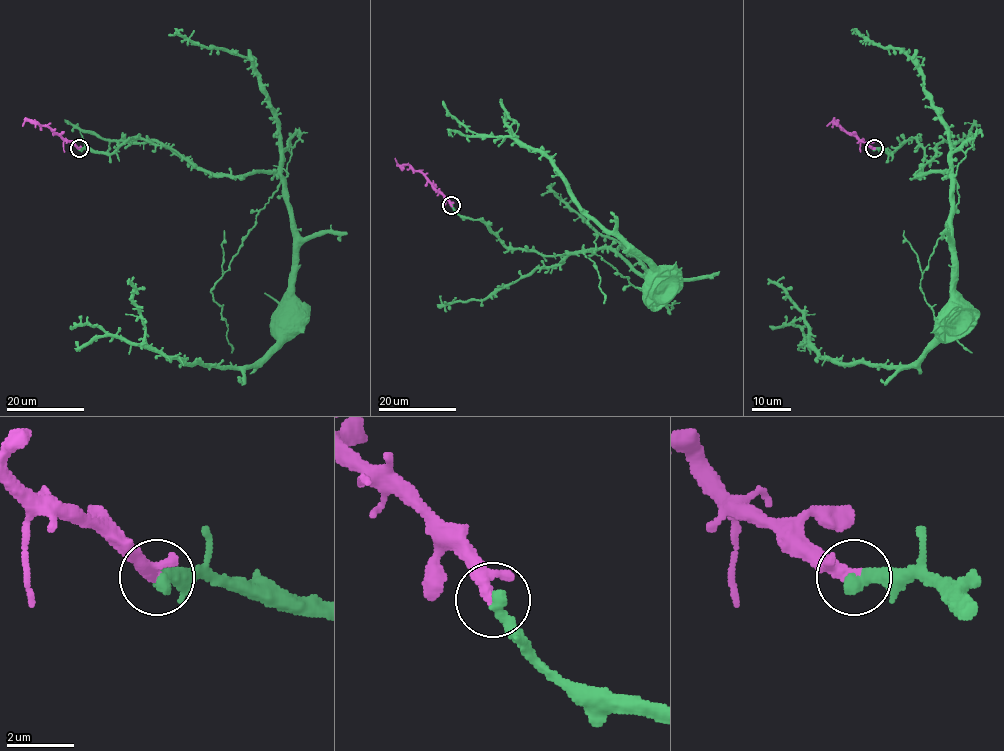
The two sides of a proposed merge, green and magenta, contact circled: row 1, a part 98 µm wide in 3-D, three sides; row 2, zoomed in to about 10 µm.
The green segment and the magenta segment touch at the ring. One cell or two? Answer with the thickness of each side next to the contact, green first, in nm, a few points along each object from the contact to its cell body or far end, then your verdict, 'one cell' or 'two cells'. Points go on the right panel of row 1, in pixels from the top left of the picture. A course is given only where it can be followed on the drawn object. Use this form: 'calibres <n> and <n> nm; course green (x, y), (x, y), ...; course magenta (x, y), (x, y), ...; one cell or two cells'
calibres 420 and 280 nm; course green (874, 149), (915, 138), (917, 176), (951, 177), (936, 340), (911, 365), (832, 363), (799, 326), (770, 326); course magenta (874, 149), (833, 120), (826, 126); one cell

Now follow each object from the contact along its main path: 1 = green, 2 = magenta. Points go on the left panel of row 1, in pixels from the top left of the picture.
1: (78, 149), (147, 139), (217, 175), (274, 172), (295, 281), (279, 340), (250, 365), (69, 326)
2: (78, 149), (48, 126), (26, 120), (23, 126)

